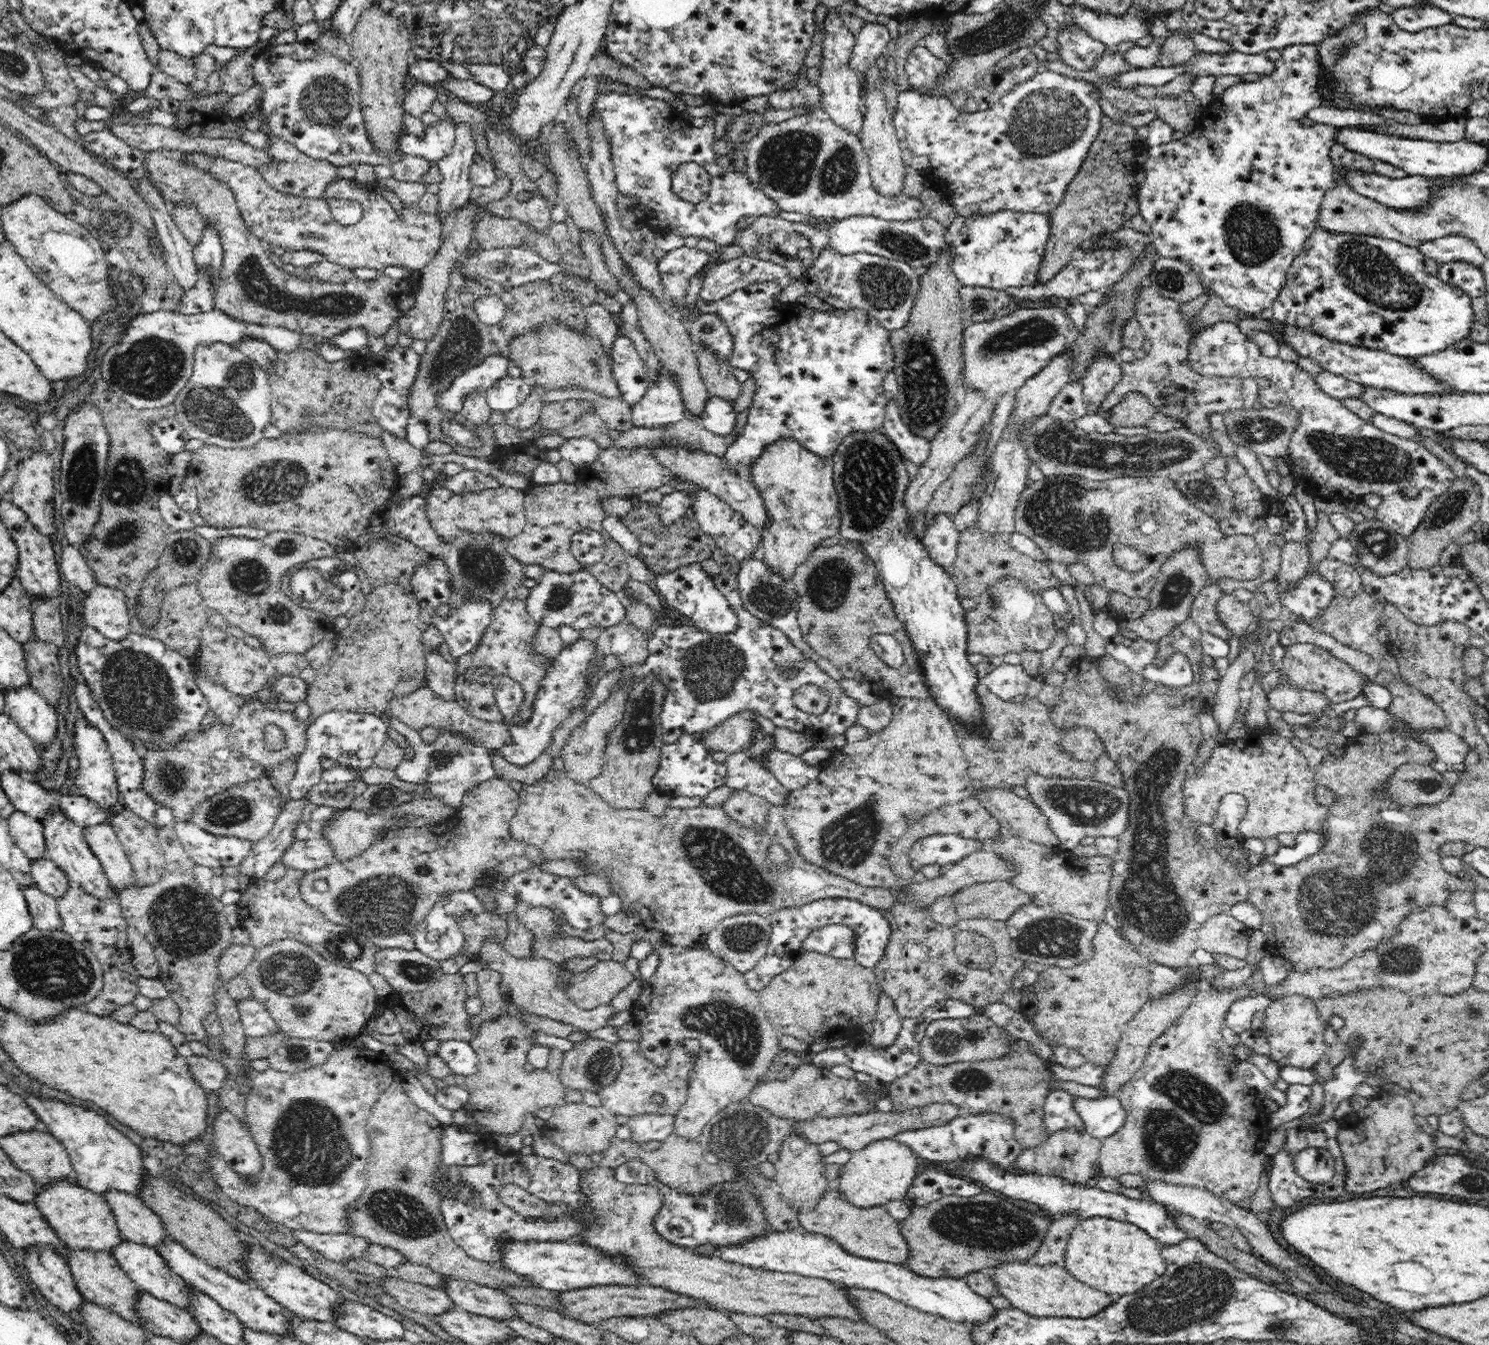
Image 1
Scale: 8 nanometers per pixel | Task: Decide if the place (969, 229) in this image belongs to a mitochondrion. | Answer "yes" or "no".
no

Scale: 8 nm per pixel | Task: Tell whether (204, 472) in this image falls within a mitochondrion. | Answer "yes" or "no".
no

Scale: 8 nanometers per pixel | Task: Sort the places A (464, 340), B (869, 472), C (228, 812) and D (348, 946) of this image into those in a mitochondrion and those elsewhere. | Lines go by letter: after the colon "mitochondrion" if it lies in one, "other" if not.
A: mitochondrion
B: mitochondrion
C: mitochondrion
D: mitochondrion

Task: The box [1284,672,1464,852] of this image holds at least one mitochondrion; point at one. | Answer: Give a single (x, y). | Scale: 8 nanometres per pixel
(1424, 786)

